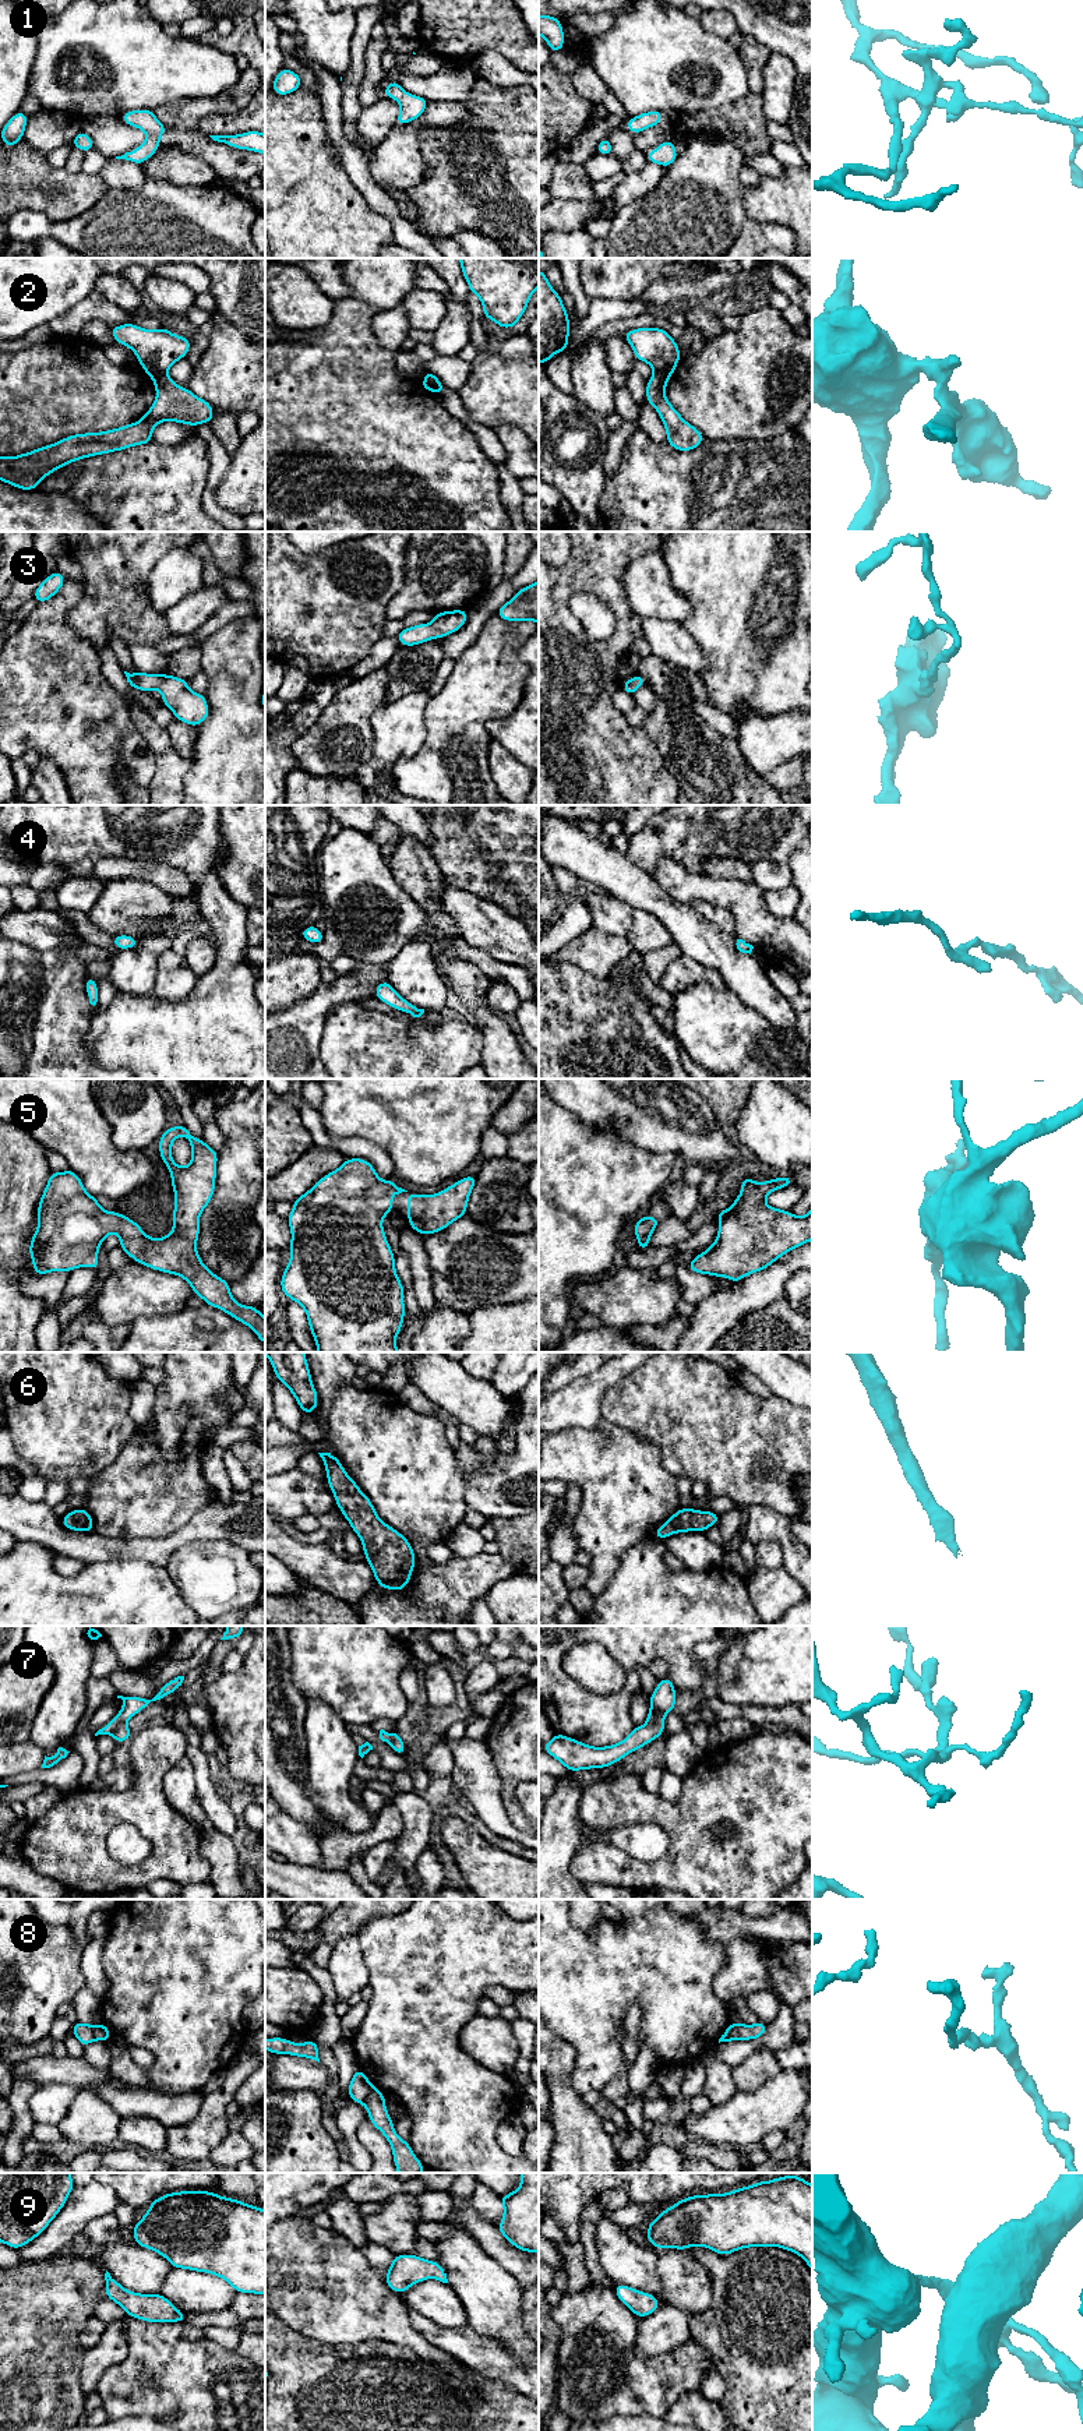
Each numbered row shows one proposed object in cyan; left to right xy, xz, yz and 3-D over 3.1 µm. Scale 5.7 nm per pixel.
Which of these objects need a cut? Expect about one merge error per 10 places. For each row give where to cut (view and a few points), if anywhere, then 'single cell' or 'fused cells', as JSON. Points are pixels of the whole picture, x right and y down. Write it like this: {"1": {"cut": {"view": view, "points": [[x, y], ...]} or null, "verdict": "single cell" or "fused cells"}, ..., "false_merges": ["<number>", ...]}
{"1": {"cut": null, "verdict": "single cell"}, "2": {"cut": {"view": "yz", "points": [[655, 371], [670, 376]]}, "verdict": "fused cells"}, "3": {"cut": null, "verdict": "single cell"}, "4": {"cut": null, "verdict": "single cell"}, "5": {"cut": null, "verdict": "single cell"}, "6": {"cut": null, "verdict": "single cell"}, "7": {"cut": {"view": "xy", "points": [[124, 1721], [110, 1733]]}, "verdict": "fused cells"}, "8": {"cut": {"view": "yz", "points": [[734, 2024], [733, 2039]]}, "verdict": "fused cells"}, "9": {"cut": null, "verdict": "single cell"}, "false_merges": ["2", "7", "8"]}

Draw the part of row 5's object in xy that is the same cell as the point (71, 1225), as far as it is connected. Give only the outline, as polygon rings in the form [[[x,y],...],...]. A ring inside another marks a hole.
[[[183,1123],[166,1129],[158,1140],[159,1157],[170,1172],[176,1195],[173,1231],[165,1238],[149,1238],[134,1220],[105,1211],[70,1168],[50,1172],[28,1249],[32,1270],[36,1276],[78,1267],[98,1270],[102,1242],[109,1234],[117,1234],[119,1248],[135,1263],[184,1278],[194,1295],[248,1326],[265,1345],[265,1317],[258,1308],[236,1302],[230,1284],[214,1274],[197,1252],[200,1216],[215,1193],[219,1154]],[[180,1136],[188,1139],[193,1151],[187,1167],[179,1167],[172,1158],[172,1143]]]

